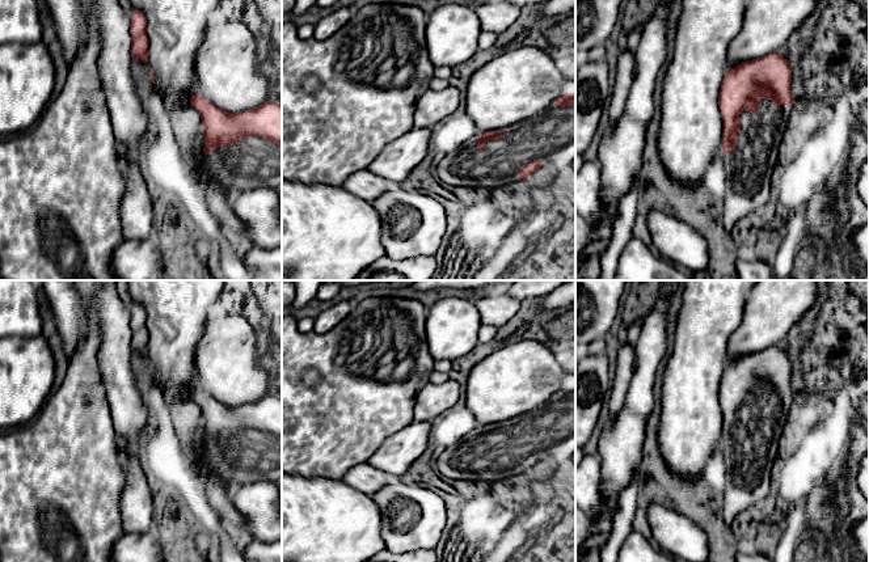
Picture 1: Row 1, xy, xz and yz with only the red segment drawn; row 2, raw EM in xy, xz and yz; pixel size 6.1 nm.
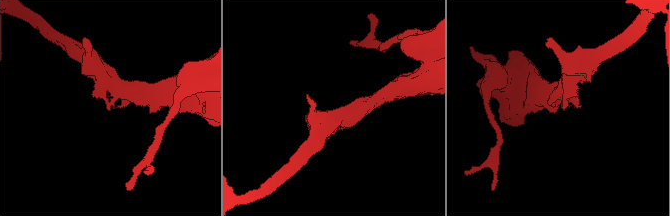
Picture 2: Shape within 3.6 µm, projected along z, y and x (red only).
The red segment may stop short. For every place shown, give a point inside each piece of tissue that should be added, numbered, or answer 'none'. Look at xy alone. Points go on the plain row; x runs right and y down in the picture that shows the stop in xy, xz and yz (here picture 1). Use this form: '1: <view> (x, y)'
1: xy (252, 456)

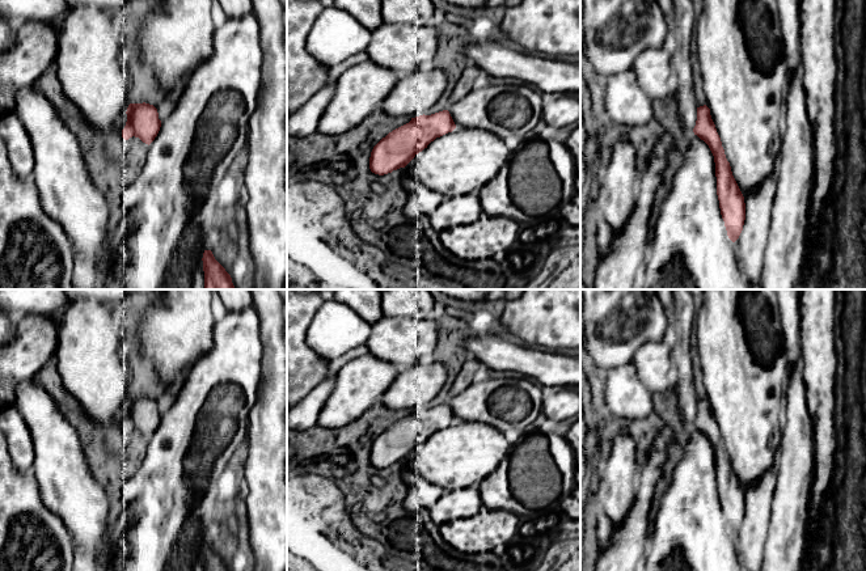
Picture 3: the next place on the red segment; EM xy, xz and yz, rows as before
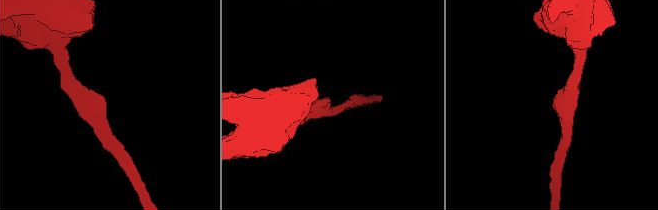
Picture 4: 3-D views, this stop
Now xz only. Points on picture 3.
none

